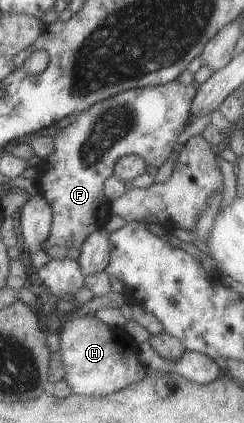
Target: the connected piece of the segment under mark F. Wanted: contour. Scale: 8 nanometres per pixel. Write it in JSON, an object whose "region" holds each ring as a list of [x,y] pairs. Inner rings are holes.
{"region":[[[174,79],[166,84],[128,89],[76,113],[75,120],[54,136],[52,154],[42,159],[36,168],[38,192],[51,208],[50,230],[39,248],[46,252],[50,246],[65,246],[78,251],[91,232],[102,229],[111,212],[109,202],[104,198],[103,182],[113,174],[115,162],[120,157],[135,154],[144,160],[149,171],[158,169],[171,156],[170,151],[176,137],[186,126],[194,95],[195,88],[192,83],[184,86]]]}

